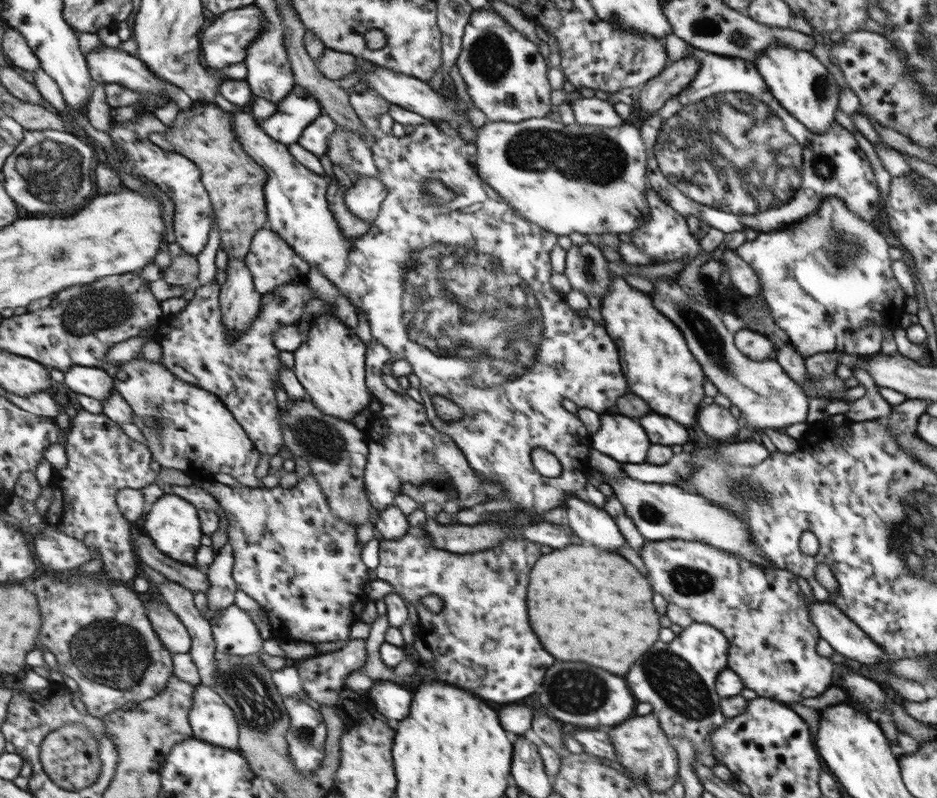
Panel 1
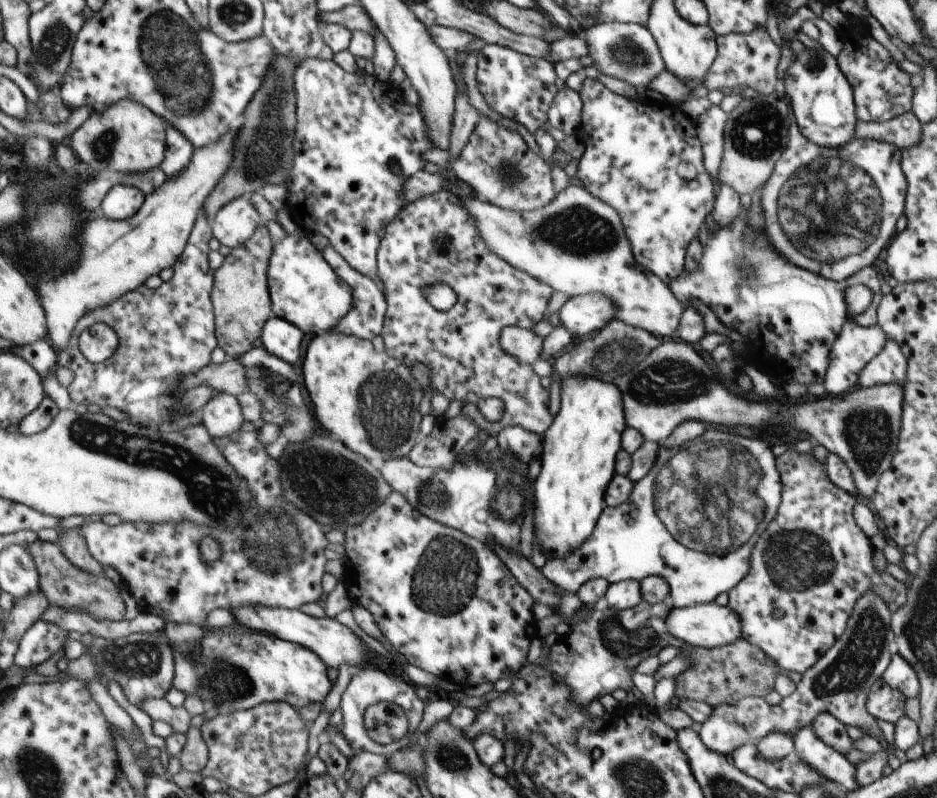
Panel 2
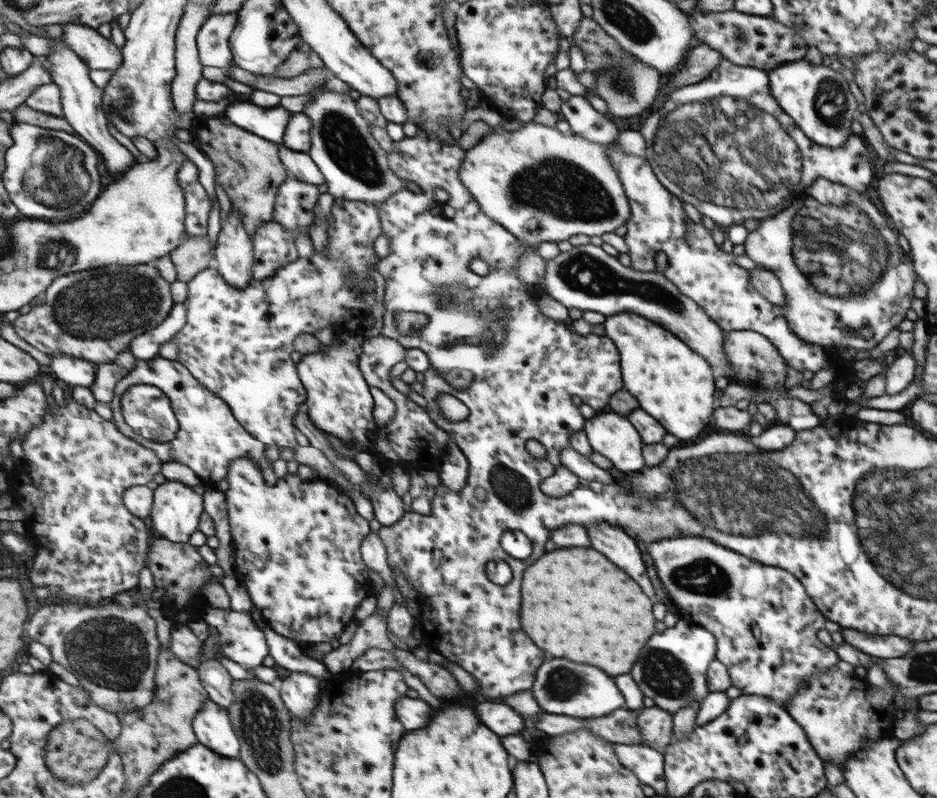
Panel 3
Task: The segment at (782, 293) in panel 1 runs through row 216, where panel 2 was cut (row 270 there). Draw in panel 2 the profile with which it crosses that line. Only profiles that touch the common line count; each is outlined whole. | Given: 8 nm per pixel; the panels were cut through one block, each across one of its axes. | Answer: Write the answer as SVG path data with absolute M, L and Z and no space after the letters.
M790 117L790 128L788 128L788 144L780 156L780 160L774 165L774 172L772 176L764 183L761 188L760 204L763 207L763 214L765 216L765 240L769 246L774 249L779 255L782 255L788 262L791 262L798 268L819 274L824 278L840 282L856 274L859 270L866 267L872 267L874 260L880 256L880 250L890 242L890 238L896 234L896 222L900 218L900 214L905 212L905 196L907 195L908 182L904 171L901 169L901 150L895 145L884 141L877 141L874 139L854 140L847 142L844 146L836 148L823 147L810 142L800 132L799 126L794 119Z

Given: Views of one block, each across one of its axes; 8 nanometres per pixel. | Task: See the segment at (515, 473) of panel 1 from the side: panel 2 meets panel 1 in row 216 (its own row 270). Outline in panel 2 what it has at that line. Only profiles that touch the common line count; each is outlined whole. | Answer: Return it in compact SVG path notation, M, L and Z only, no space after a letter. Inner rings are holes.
M446 189L404 205L383 232L380 248L377 250L377 266L387 302L381 332L385 352L410 370L416 362L422 362L430 371L429 386L433 395L443 394L450 401L460 400L461 412L488 436L497 436L507 426L519 426L541 436L548 432L550 424L553 424L548 410L550 394L540 384L540 377L536 376L536 372L532 372L532 365L508 354L501 347L499 338L503 328L520 326L522 330L532 330L544 320L553 288L533 275L513 267L506 259L490 250L465 204L456 194ZM289 235L283 241L275 244L274 256L269 268L269 277L276 316L288 319L296 326L299 326L306 334L322 336L334 329L338 329L341 320L354 310L355 288L336 272L336 269L328 262L324 252L318 250L308 239L308 236ZM437 283L447 284L457 296L456 304L446 312L437 311L423 293L425 287ZM470 392L477 394L480 399L501 398L505 408L501 420L497 423L488 422L478 406L468 402L466 396Z

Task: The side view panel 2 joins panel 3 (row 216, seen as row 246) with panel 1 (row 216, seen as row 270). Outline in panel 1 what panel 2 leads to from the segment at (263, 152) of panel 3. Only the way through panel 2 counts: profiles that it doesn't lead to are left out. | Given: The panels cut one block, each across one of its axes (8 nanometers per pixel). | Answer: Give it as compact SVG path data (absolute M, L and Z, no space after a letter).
M195 101L192 108L183 109L178 120L168 134L156 133L152 140L168 151L175 150L191 158L203 172L205 185L213 198L216 210L217 222L221 233L220 248L231 258L247 258L253 248L254 239L260 230L268 228L269 206L267 203L266 185L269 174L265 166L262 166L256 158L245 151L245 147L238 138L236 131L235 114L223 110L214 101Z

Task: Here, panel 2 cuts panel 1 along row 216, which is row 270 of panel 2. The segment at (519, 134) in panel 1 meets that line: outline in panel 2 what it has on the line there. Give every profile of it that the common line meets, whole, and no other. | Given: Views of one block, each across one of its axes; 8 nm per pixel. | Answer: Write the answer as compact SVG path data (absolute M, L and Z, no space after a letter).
M568 185L544 209L535 211L511 211L480 200L474 194L460 197L467 211L475 218L481 237L500 258L513 267L533 275L570 297L588 293L600 293L617 306L616 320L636 328L643 328L662 338L676 337L684 306L671 288L658 275L647 271L634 258L632 246L625 233L621 216L614 207L600 200L582 185Z

